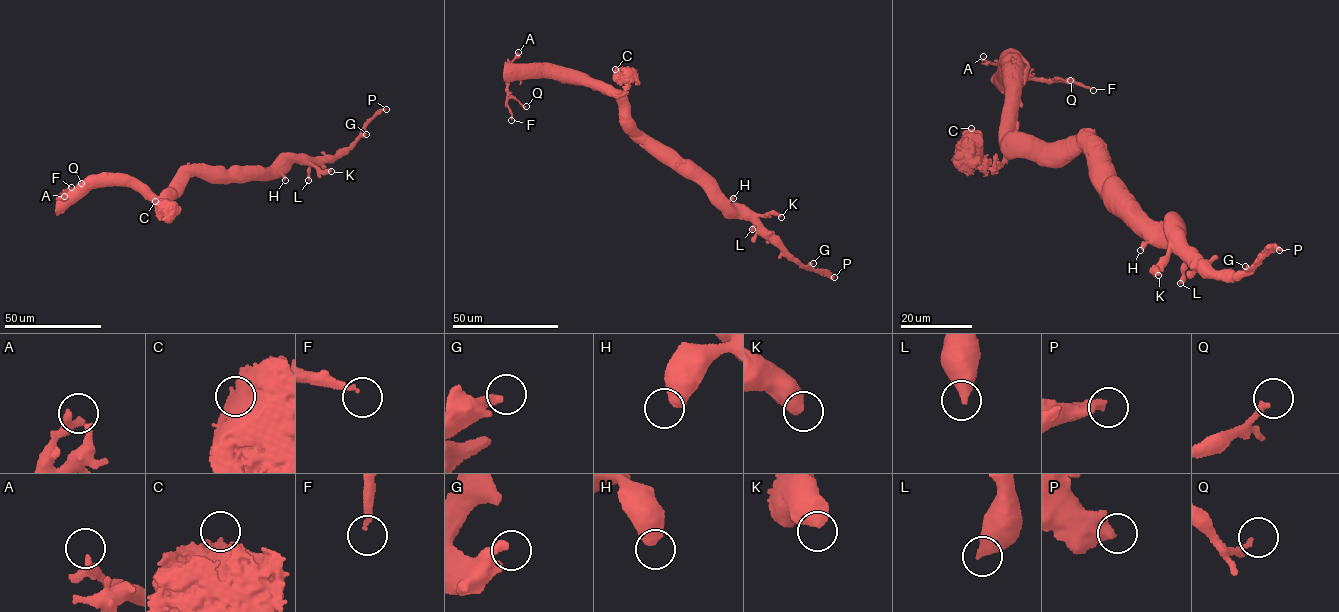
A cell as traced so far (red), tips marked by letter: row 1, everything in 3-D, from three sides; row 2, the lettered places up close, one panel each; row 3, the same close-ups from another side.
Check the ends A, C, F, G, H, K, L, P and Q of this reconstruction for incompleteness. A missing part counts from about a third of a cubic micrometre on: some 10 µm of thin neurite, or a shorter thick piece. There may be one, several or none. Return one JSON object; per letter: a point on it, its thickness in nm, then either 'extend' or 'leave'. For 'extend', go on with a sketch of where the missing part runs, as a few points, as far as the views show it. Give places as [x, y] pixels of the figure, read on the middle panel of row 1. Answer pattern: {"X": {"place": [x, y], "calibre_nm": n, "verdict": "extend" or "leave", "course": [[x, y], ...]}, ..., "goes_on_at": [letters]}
{"A": {"place": [518, 52], "calibre_nm": 200, "verdict": "leave"}, "C": {"place": [615, 69], "calibre_nm": 700, "verdict": "leave"}, "F": {"place": [511, 120], "calibre_nm": 220, "verdict": "leave"}, "G": {"place": [813, 263], "calibre_nm": 360, "verdict": "leave"}, "H": {"place": [733, 198], "calibre_nm": 550, "verdict": "leave"}, "K": {"place": [781, 217], "calibre_nm": 650, "verdict": "leave"}, "L": {"place": [752, 229], "calibre_nm": 500, "verdict": "leave"}, "P": {"place": [834, 277], "calibre_nm": 500, "verdict": "leave"}, "Q": {"place": [526, 106], "calibre_nm": 240, "verdict": "leave"}, "goes_on_at": []}

